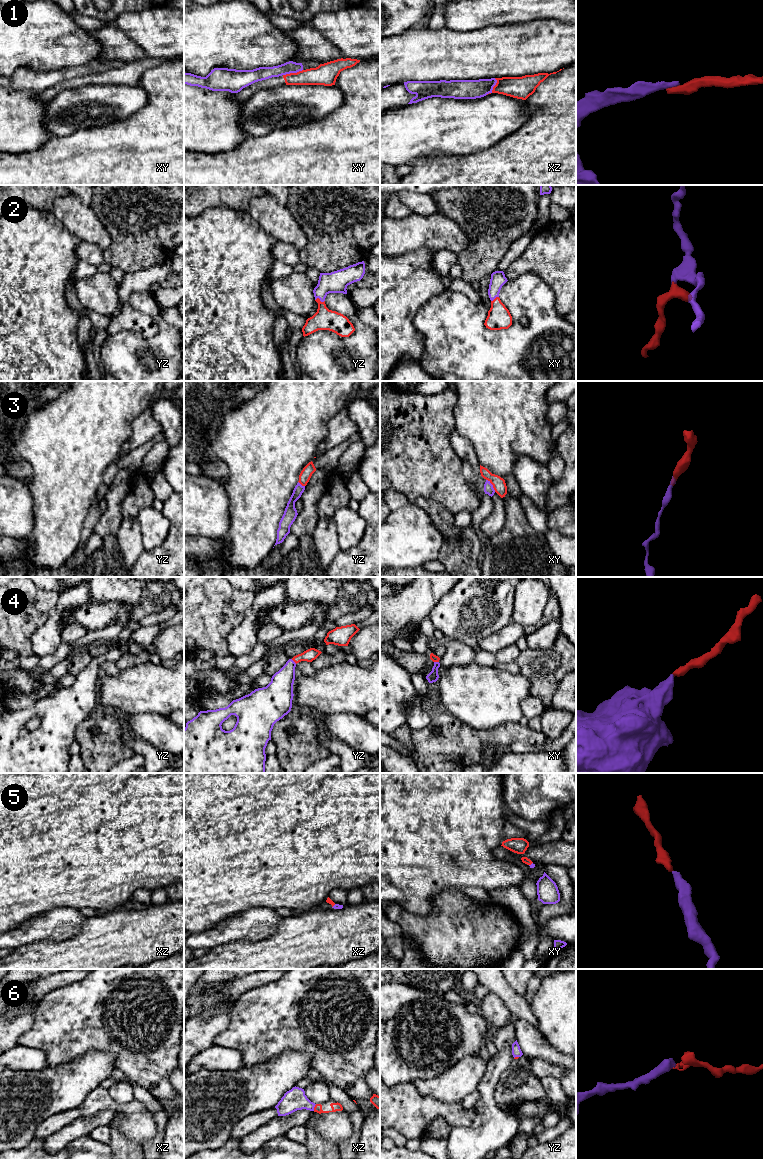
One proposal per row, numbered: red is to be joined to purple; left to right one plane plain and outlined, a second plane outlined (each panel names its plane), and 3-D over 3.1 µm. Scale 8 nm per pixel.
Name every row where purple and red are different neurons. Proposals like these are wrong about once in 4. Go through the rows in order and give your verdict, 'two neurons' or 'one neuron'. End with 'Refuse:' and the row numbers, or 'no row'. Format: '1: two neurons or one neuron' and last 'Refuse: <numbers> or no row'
1: two neurons
2: one neuron
3: two neurons
4: one neuron
5: one neuron
6: one neuron
Refuse: 1, 3

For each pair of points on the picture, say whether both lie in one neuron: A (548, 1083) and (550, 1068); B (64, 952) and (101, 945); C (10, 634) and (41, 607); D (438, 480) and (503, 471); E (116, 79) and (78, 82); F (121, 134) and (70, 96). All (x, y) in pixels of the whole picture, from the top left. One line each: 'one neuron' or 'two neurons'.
A: two neurons
B: one neuron
C: one neuron
D: two neurons
E: one neuron
F: two neurons

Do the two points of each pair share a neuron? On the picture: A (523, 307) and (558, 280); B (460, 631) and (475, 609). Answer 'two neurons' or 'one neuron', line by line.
A: two neurons
B: one neuron

